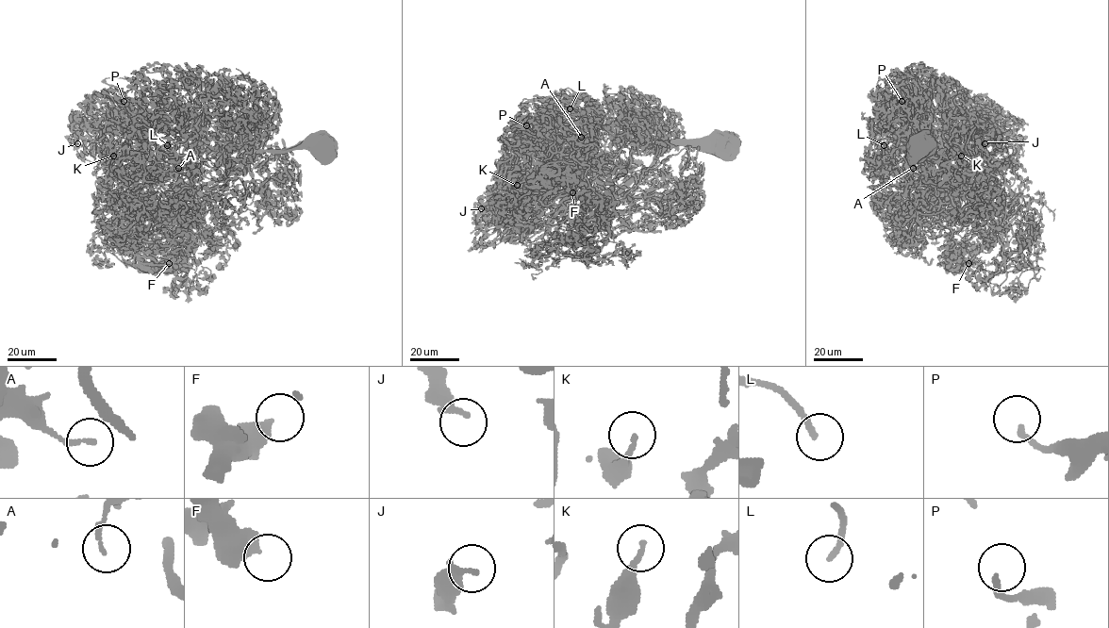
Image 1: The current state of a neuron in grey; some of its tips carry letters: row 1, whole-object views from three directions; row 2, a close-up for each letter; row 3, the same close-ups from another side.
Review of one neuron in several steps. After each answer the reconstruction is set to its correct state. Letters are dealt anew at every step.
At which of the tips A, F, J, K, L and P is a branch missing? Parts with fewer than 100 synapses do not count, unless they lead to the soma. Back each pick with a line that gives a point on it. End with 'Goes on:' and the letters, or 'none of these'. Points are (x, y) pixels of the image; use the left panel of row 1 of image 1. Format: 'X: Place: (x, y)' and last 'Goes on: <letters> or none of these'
L: Place: (167, 145)
Goes on: L

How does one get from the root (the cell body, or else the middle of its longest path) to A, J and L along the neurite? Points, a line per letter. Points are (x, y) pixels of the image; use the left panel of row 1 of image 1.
A: (318, 145), (262, 150), (195, 190), (187, 147), (182, 159), (190, 169), (182, 161), (178, 168)
J: (318, 145), (262, 150), (212, 181), (182, 188), (162, 184), (152, 169), (125, 170), (75, 133), (77, 143)
L: (318, 145), (262, 150), (194, 190), (190, 179), (195, 165), (188, 157), (190, 149), (176, 138), (167, 145)

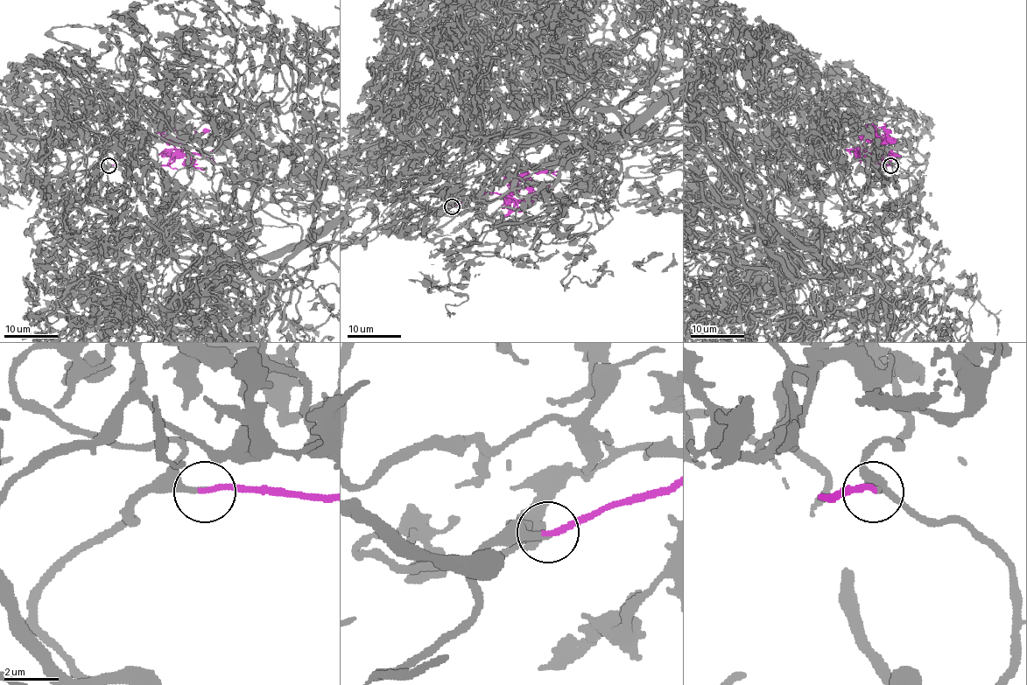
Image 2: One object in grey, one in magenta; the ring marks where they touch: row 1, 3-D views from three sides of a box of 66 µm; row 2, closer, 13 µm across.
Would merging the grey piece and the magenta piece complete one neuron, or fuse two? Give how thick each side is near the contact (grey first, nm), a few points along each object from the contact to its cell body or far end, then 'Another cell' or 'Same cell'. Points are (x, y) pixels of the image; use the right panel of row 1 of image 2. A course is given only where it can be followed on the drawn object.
Thickness 240 nm (grey) against 200 nm. Course of grey: (891, 164), (917, 186), (917, 199), (872, 232), (851, 269), (808, 250), (703, 172). Course of magenta: (890, 165), (877, 164), (891, 156), (885, 153), (883, 143), (868, 138), (873, 130). Same cell

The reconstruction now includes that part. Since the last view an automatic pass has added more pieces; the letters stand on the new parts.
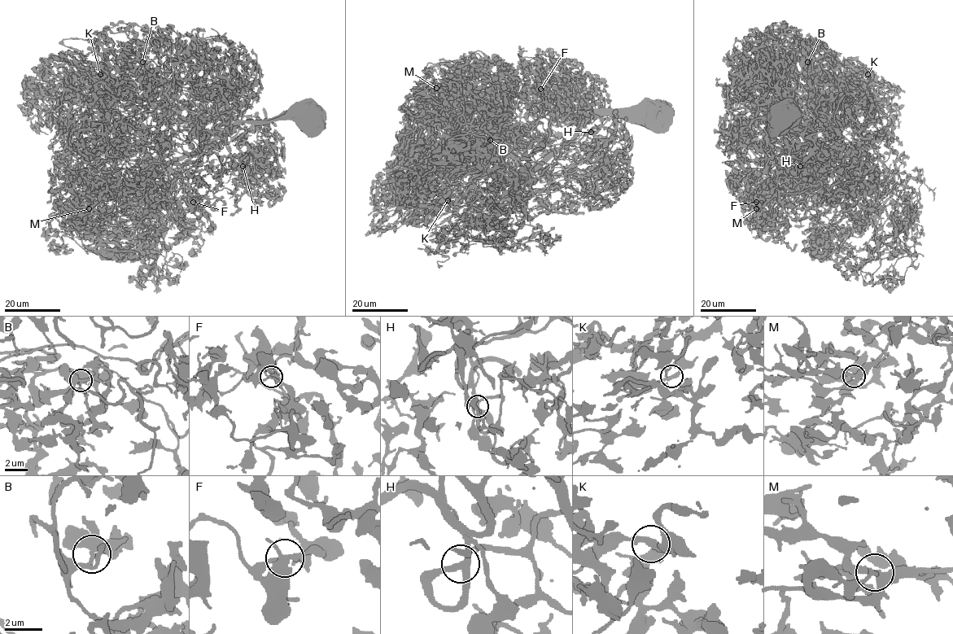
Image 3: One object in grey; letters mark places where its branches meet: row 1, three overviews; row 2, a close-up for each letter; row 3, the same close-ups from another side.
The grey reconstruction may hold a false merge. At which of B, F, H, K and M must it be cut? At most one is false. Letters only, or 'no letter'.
no letter

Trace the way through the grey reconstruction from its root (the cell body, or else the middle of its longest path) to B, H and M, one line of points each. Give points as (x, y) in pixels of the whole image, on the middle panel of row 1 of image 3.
B: (652, 111), (594, 115), (516, 177), (507, 155), (517, 138), (509, 146), (514, 152), (491, 140)
H: (652, 111), (594, 115), (565, 144), (512, 175), (509, 157), (528, 158), (544, 146), (574, 142), (590, 131)
M: (652, 111), (594, 115), (513, 177), (507, 140), (476, 127), (472, 115), (466, 123), (451, 90), (437, 88)

